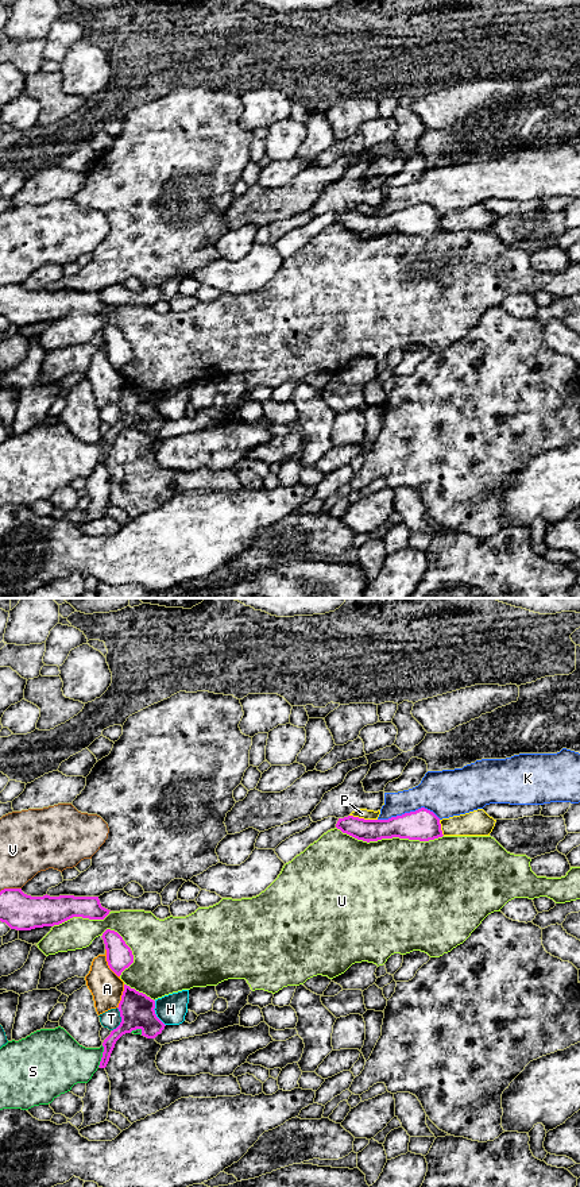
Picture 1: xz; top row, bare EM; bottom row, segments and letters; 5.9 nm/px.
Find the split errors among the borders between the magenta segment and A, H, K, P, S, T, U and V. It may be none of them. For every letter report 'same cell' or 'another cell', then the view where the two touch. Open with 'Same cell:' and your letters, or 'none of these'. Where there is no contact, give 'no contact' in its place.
Same cell: none of these
A: another cell | xz
H: another cell | xz
K: another cell | xz
P: another cell | xz
S: another cell | xz
T: another cell | xz
U: another cell | xz
V: another cell | xz

